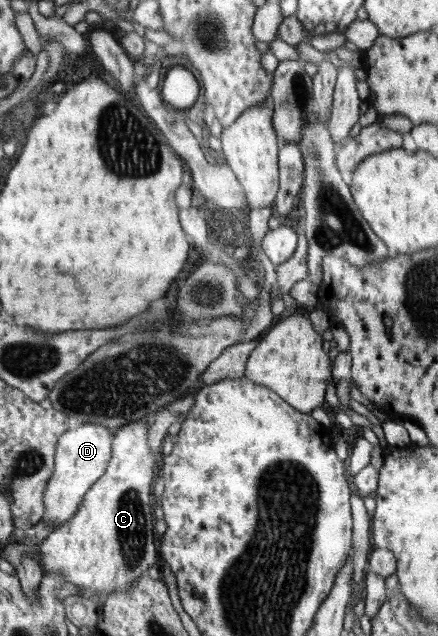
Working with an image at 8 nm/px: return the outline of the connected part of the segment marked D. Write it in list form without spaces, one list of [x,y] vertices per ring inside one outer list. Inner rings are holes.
[[[81,423],[70,426],[57,442],[55,448],[55,470],[47,488],[43,492],[43,504],[45,504],[44,520],[52,522],[54,528],[67,522],[79,511],[84,502],[85,493],[108,470],[109,458],[111,458],[111,430],[99,424]]]

